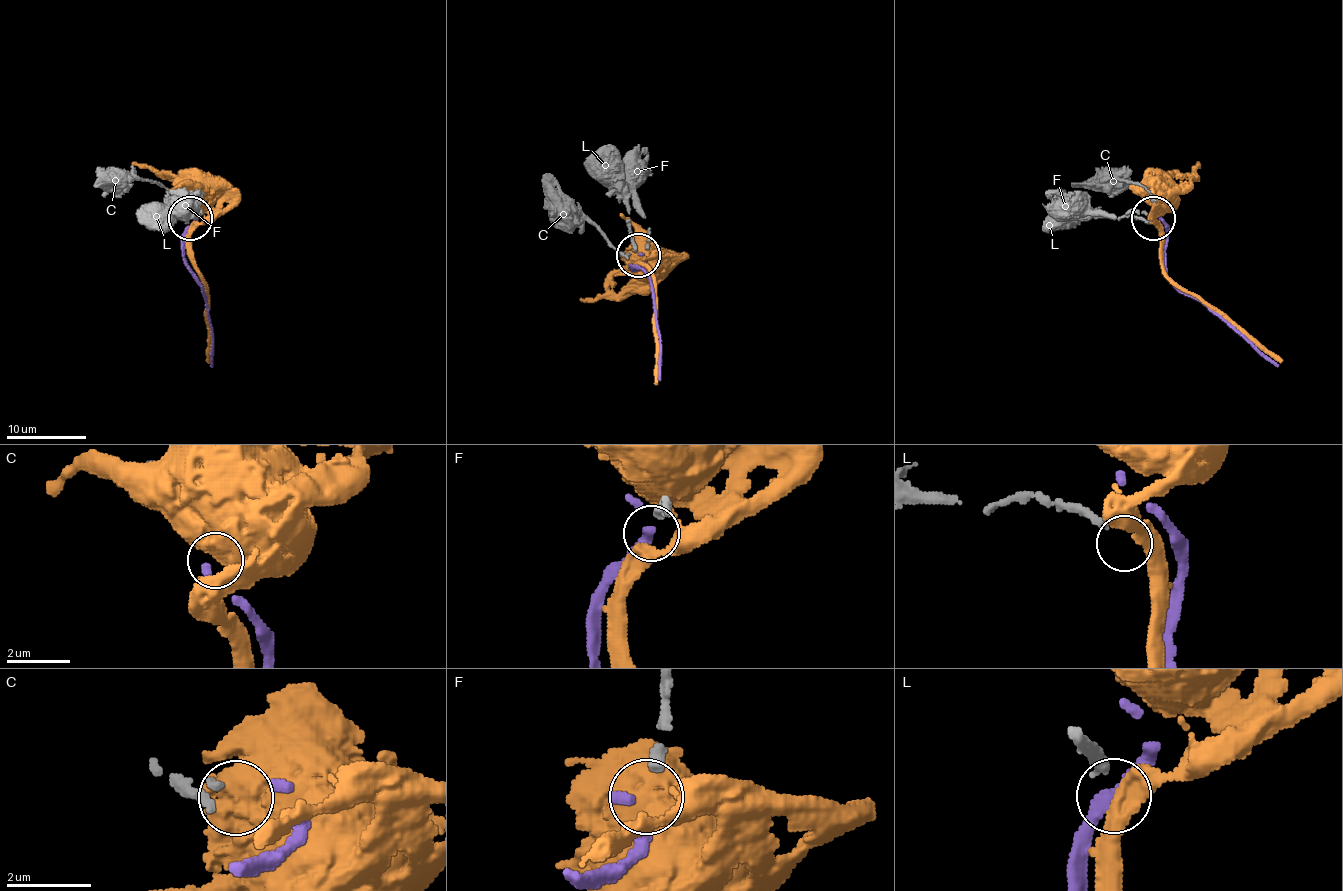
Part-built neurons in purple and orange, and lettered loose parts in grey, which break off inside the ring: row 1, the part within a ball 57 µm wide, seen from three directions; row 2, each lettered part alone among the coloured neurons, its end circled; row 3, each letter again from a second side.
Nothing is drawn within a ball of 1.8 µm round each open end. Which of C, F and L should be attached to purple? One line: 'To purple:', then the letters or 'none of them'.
To purple: C

